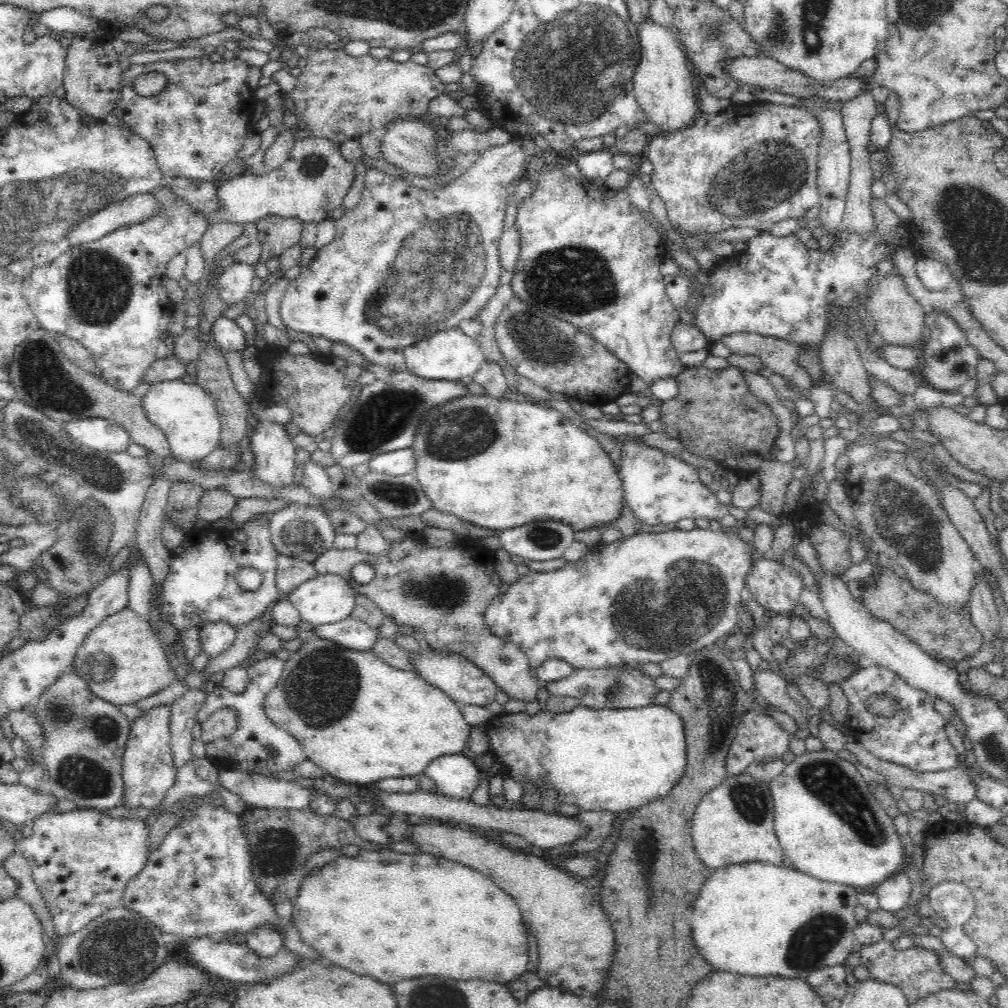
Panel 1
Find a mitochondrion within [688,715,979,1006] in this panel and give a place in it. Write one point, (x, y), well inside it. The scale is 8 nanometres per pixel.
(827, 780)

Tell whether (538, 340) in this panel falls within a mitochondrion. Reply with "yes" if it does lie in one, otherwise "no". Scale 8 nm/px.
yes

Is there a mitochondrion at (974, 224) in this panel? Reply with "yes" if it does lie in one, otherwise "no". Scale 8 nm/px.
yes

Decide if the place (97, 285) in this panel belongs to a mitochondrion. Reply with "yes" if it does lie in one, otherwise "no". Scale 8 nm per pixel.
yes

